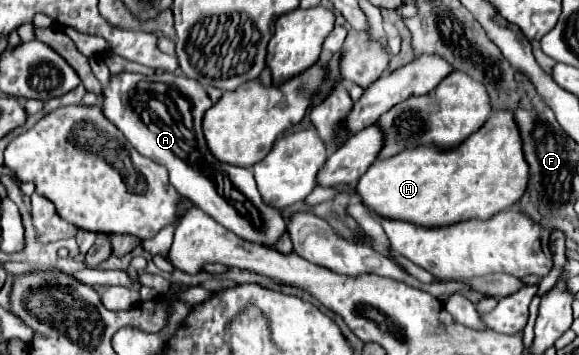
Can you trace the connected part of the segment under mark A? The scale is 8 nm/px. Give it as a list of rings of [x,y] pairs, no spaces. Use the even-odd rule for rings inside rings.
[[[117,73],[111,75],[109,83],[103,85],[103,113],[105,117],[127,137],[127,141],[147,159],[163,165],[169,171],[169,183],[187,199],[191,199],[201,211],[219,221],[225,229],[237,237],[275,247],[285,233],[285,221],[281,209],[267,205],[257,191],[251,169],[235,167],[213,157],[207,147],[201,123],[205,111],[211,107],[203,85],[189,77],[177,77],[171,73],[163,75],[141,75],[141,73]],[[141,89],[149,89],[143,91]],[[155,93],[155,95],[149,95]],[[163,93],[165,115],[151,107],[151,101]]]

